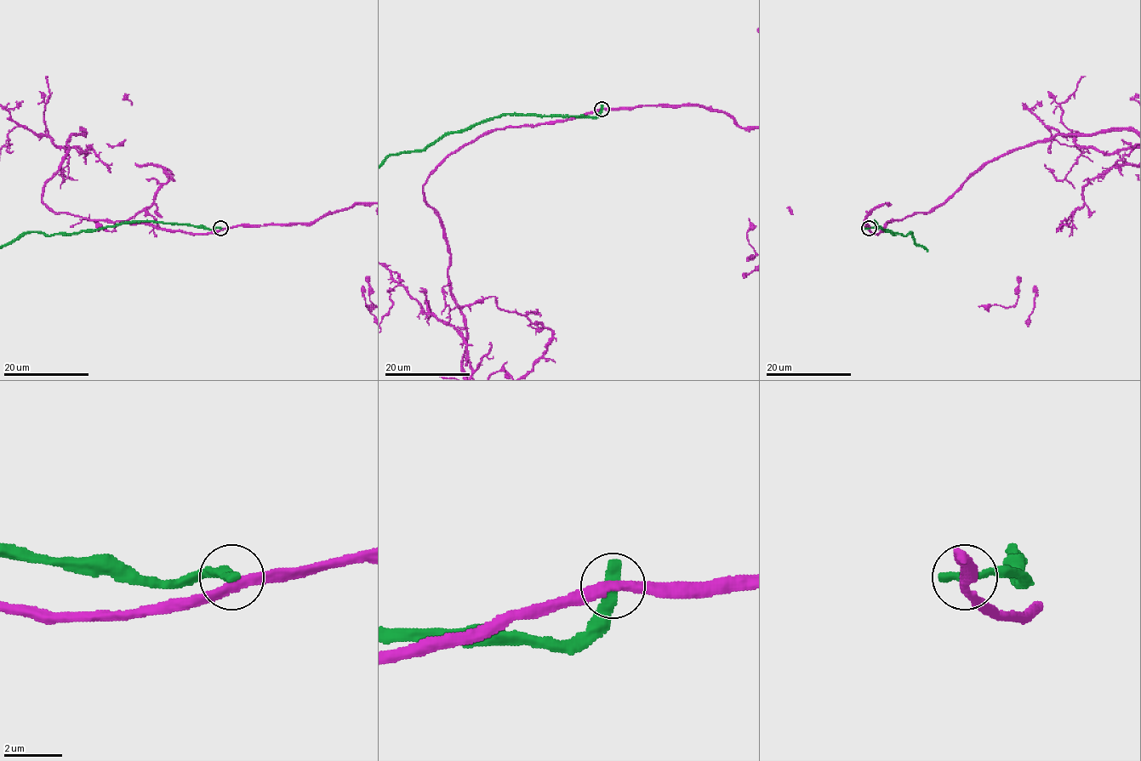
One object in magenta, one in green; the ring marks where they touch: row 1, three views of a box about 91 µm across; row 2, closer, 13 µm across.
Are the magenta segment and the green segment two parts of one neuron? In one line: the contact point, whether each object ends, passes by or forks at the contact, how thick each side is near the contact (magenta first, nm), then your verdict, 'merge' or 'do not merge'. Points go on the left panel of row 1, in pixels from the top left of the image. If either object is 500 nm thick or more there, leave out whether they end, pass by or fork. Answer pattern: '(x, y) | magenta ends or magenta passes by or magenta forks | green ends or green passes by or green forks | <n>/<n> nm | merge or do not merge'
(220, 228) | magenta passes by | green ends | 320/440 nm | do not merge

